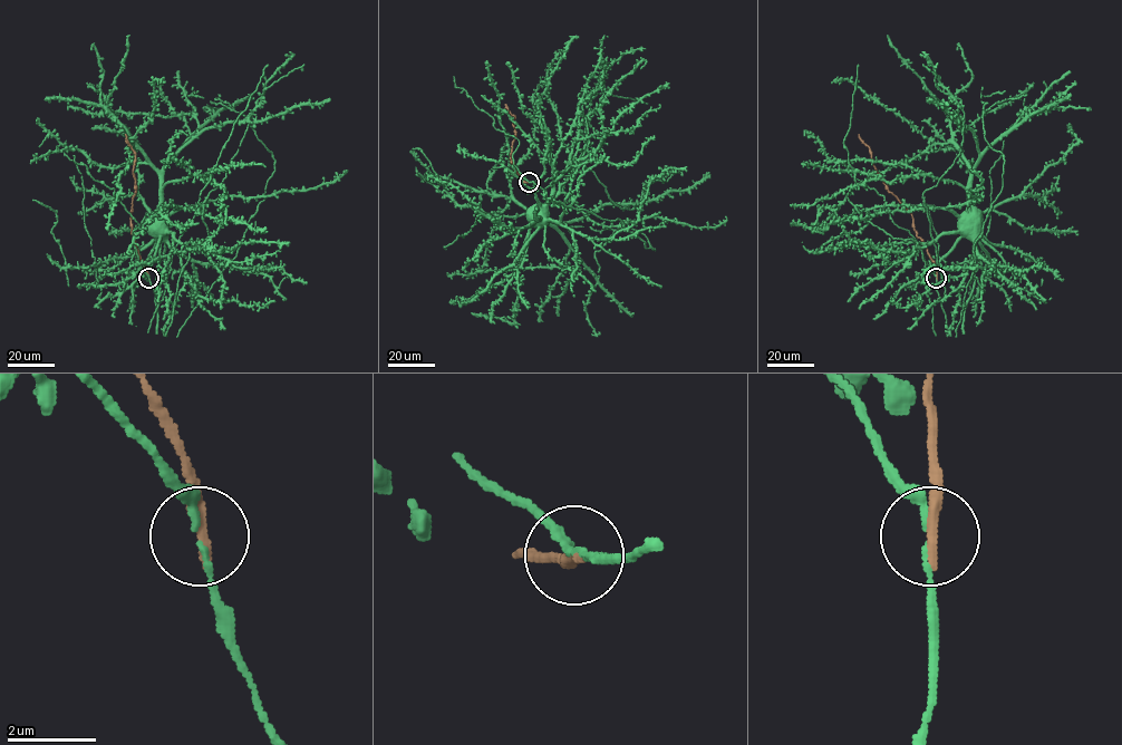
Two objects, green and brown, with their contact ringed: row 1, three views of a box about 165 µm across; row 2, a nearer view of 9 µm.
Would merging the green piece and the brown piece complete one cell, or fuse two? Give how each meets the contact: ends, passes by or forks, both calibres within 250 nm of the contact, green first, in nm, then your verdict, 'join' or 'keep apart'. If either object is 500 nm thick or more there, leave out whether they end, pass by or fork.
green passes by; brown ends there; 110 nm thick on the green side, 320 nm on the other; keep apart

